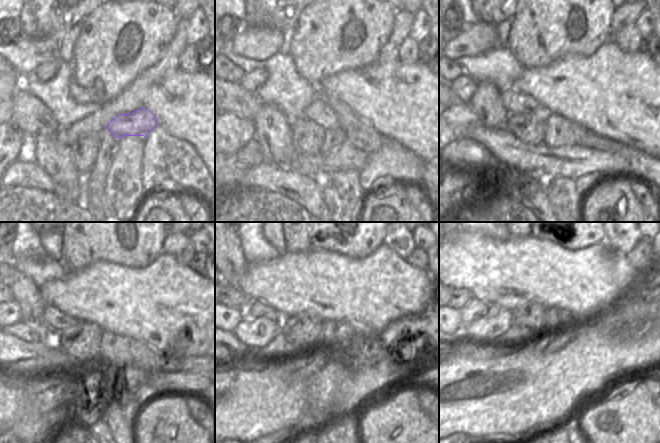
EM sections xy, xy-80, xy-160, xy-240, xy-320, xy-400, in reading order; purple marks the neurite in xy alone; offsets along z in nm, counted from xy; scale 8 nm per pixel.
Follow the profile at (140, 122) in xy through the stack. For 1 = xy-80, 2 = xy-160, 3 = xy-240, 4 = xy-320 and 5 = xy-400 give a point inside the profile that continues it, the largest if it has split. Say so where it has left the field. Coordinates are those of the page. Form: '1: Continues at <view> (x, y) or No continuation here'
1: Continues at xy-80 (319, 111)
2: Continues at xy-160 (515, 102)
3: Continues at xy-240 (55, 320)
4: Continues at xy-320 (252, 309)
5: Continues at xy-400 (474, 309)

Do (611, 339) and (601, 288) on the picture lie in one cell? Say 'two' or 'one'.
two

